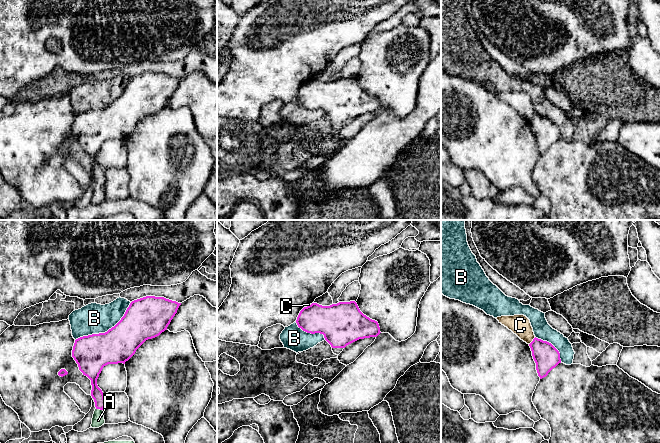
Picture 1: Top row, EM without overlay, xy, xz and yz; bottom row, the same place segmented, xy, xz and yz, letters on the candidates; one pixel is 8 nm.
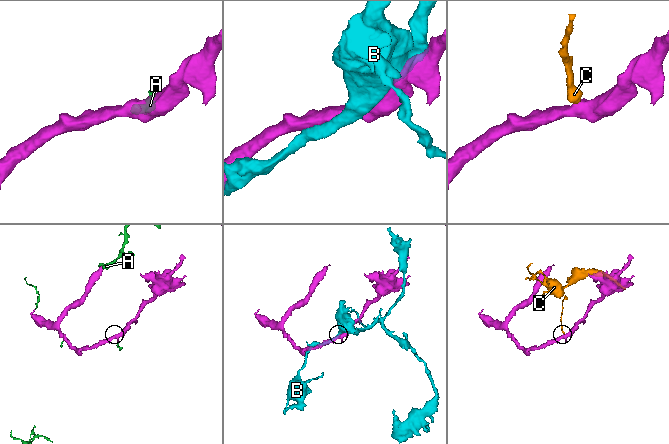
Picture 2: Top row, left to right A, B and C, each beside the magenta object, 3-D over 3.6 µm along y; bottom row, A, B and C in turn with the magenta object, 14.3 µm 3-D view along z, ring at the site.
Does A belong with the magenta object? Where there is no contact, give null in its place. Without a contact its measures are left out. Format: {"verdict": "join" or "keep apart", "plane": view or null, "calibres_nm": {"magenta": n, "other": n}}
{"verdict": "join", "plane": "xy", "calibres_nm": {"magenta": 90, "other": 100}}

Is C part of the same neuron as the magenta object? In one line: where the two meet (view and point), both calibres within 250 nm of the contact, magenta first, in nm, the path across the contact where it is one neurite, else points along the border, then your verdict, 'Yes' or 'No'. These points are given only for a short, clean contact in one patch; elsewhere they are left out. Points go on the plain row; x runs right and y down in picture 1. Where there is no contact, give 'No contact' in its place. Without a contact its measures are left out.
Touches magenta at yz (532, 117). Thickness 200 nm (magenta) against 160 nm. Boundary: yz (535, 113), (529, 120). No

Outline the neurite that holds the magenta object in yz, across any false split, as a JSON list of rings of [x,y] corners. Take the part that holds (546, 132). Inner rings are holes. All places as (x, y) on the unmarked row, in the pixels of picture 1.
[[[534,114],[529,120],[540,155],[561,139],[559,127],[549,118]]]

